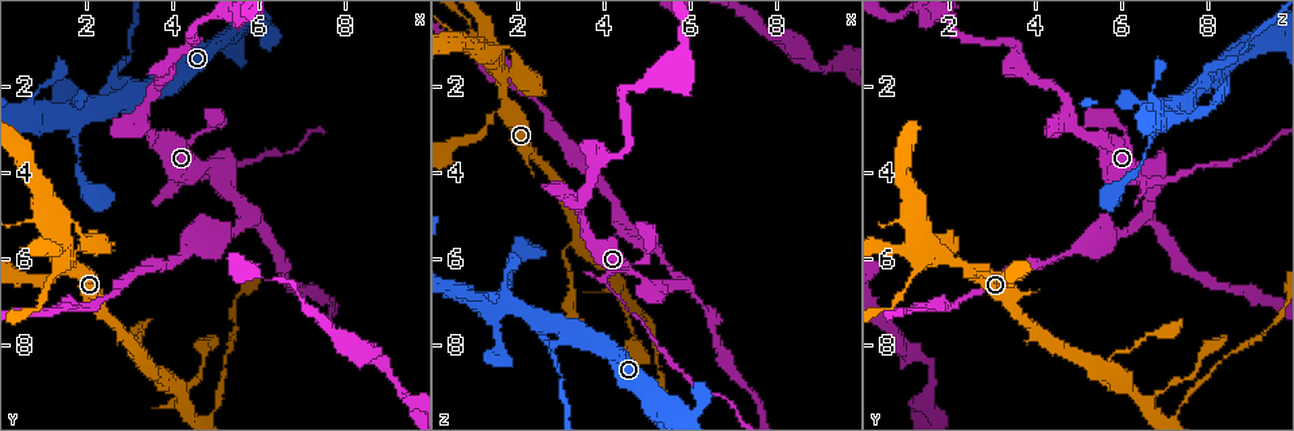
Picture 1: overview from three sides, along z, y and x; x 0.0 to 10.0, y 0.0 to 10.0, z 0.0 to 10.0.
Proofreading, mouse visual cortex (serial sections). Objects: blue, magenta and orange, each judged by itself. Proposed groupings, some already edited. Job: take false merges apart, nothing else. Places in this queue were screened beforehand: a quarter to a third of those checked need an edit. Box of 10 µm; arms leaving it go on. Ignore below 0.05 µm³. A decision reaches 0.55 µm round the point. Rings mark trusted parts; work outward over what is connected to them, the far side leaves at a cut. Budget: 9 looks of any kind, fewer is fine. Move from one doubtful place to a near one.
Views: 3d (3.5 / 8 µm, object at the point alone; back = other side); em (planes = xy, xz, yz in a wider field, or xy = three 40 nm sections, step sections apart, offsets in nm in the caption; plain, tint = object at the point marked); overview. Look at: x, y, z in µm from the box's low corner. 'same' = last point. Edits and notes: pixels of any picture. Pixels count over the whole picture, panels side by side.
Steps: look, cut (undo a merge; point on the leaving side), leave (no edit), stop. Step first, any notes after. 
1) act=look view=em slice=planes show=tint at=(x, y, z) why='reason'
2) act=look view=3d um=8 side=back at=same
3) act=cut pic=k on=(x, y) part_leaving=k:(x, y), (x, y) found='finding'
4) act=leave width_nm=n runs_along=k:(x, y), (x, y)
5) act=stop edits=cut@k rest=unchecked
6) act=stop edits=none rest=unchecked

act=look view=3d um=3.5 side=back at=(2.70, 1.65, 7.95) why='sharp bend'

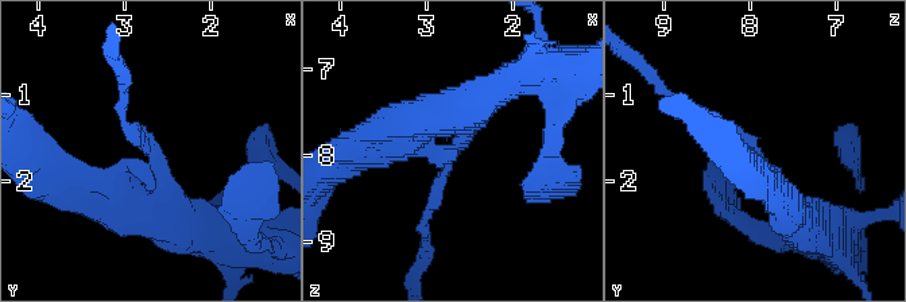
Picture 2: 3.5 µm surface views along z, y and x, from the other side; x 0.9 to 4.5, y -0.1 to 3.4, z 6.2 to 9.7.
act=look view=em slice=planes show=tint at=(2.70, 1.65, 8.00) arm_widths_nm=150,300 why='need the tissue'

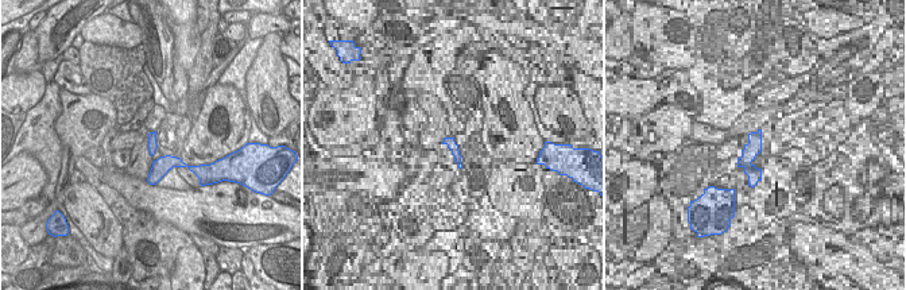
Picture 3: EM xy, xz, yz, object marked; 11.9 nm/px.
act=cut pic=2 on=(432, 204) found='two cells meet here'

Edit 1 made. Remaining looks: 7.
act=look view=overview why='see it whole again'

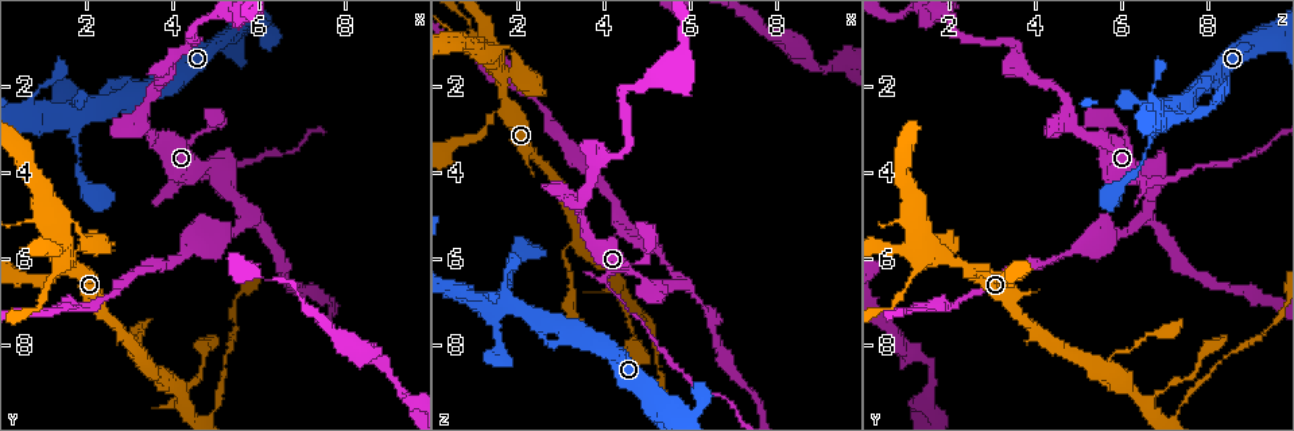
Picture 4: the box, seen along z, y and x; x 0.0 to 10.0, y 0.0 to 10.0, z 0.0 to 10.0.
act=look view=3d um=3.5 at=(5.75, 5.00, 6.60) why='abrupt turn'

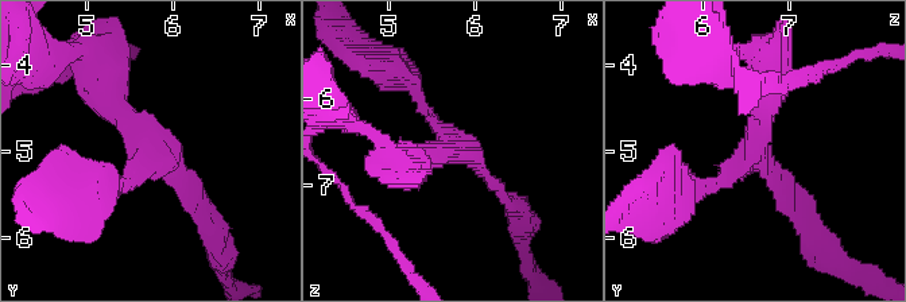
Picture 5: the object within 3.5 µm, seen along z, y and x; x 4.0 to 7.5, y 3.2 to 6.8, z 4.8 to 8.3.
act=look view=em slice=xy step=2 show=tint at=(5.70, 5.00, 6.60) arms=3 arm_widths_nm=150,200,450

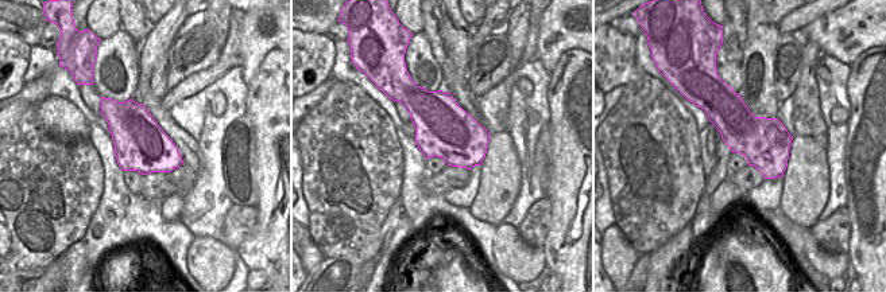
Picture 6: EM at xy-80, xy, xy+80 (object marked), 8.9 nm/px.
act=leave runs_along=5:(766, 73), (746, 161), (695, 185) found='continuous, no second cell'

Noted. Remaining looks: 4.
act=look view=3d um=3.5 at=(4.25, 5.65, 5.00) why='sudden change in width'

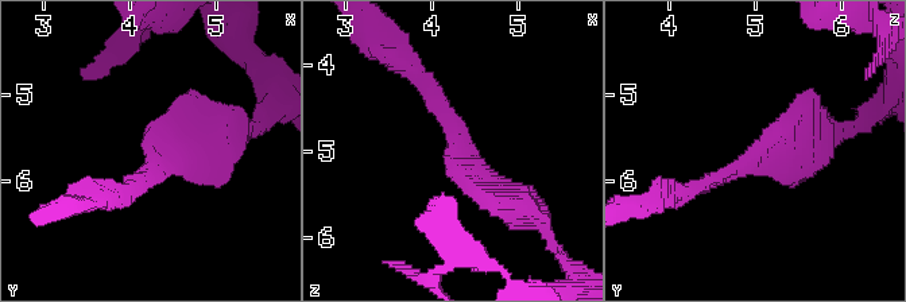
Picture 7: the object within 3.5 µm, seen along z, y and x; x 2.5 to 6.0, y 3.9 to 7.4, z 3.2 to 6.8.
act=look view=em slice=xy step=2 show=tint at=(4.30, 5.65, 5.05) arm_widths_nm=200,450 why='need the tissue'

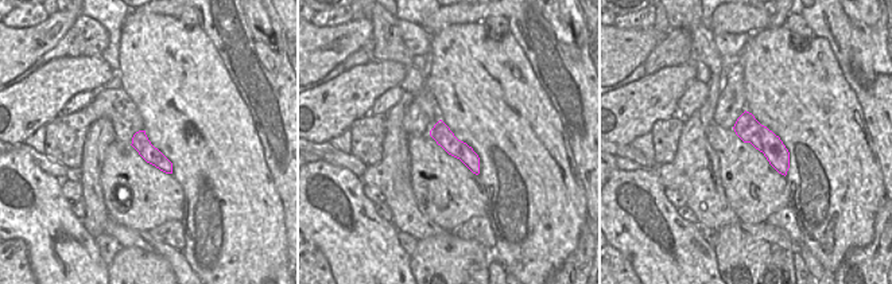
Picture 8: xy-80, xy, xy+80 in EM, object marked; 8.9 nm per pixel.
act=leave runs_along=7:(527, 210), (456, 153), (428, 86) found='continuous, no second cell'

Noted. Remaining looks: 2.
act=look view=em slice=xy step=2 show=tint at=(4.45, 0.95, 3.50) why='sharp bend'

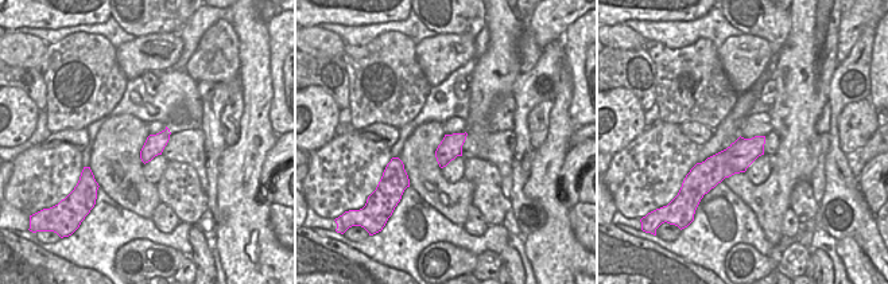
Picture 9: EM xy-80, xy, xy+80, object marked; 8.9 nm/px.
act=look view=3d um=3.5 at=same why='wider look'

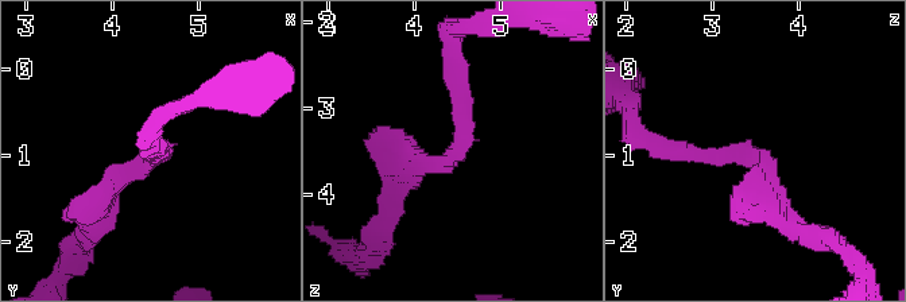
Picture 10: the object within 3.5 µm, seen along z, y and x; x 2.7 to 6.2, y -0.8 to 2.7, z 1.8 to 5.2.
act=leave runs_along=10:(782, 216), (751, 154), (669, 150) found='one cell here'

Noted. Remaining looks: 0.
act=stop edits=cut@2 rest=unchecked

